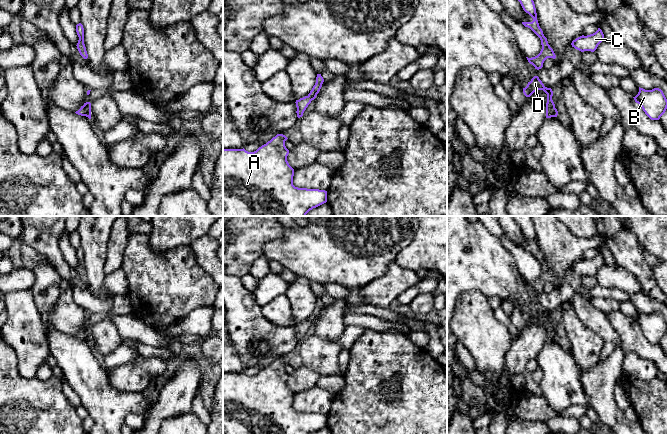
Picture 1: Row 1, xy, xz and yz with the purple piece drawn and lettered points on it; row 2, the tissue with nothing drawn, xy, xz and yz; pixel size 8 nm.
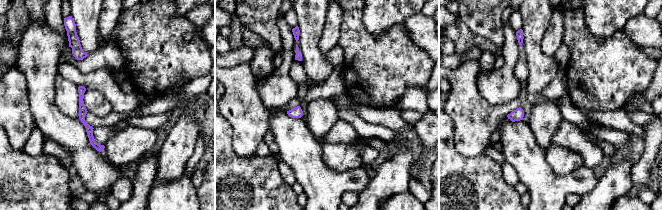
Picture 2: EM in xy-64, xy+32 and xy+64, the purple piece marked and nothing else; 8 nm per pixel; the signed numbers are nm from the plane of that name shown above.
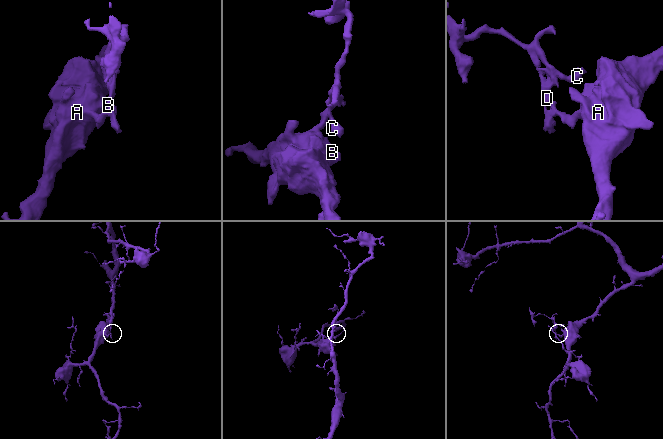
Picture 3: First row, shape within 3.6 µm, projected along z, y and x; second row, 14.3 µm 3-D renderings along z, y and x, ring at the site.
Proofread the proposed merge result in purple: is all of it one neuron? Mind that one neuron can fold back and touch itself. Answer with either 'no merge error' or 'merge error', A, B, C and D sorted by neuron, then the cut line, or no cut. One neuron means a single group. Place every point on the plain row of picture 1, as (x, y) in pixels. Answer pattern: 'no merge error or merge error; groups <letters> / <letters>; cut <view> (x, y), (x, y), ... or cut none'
merge error; groups A B / C D; cut xy (83, 329), (87, 340)

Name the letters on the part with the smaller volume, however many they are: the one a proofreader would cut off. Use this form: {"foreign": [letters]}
{"foreign": ["C", "D"]}

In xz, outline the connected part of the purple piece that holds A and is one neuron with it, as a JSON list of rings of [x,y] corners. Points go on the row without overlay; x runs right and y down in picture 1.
[[[277,358],[266,368],[254,376],[243,373],[223,373],[223,434],[312,434],[327,426],[327,415],[319,413],[298,412],[293,409],[294,393],[289,389],[287,380],[289,374],[285,370],[288,362],[283,358]]]

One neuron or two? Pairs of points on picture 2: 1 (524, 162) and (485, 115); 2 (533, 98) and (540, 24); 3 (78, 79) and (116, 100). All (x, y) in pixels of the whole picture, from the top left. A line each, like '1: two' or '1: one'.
1: two
2: one
3: one

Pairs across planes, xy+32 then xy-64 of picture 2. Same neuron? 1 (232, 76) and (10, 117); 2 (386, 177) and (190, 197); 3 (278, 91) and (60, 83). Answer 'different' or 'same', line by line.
1: same
2: different
3: same

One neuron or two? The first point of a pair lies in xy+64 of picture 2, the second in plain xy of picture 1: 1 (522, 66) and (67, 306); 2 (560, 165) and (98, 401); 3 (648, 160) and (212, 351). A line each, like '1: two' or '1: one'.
1: two
2: two
3: one

